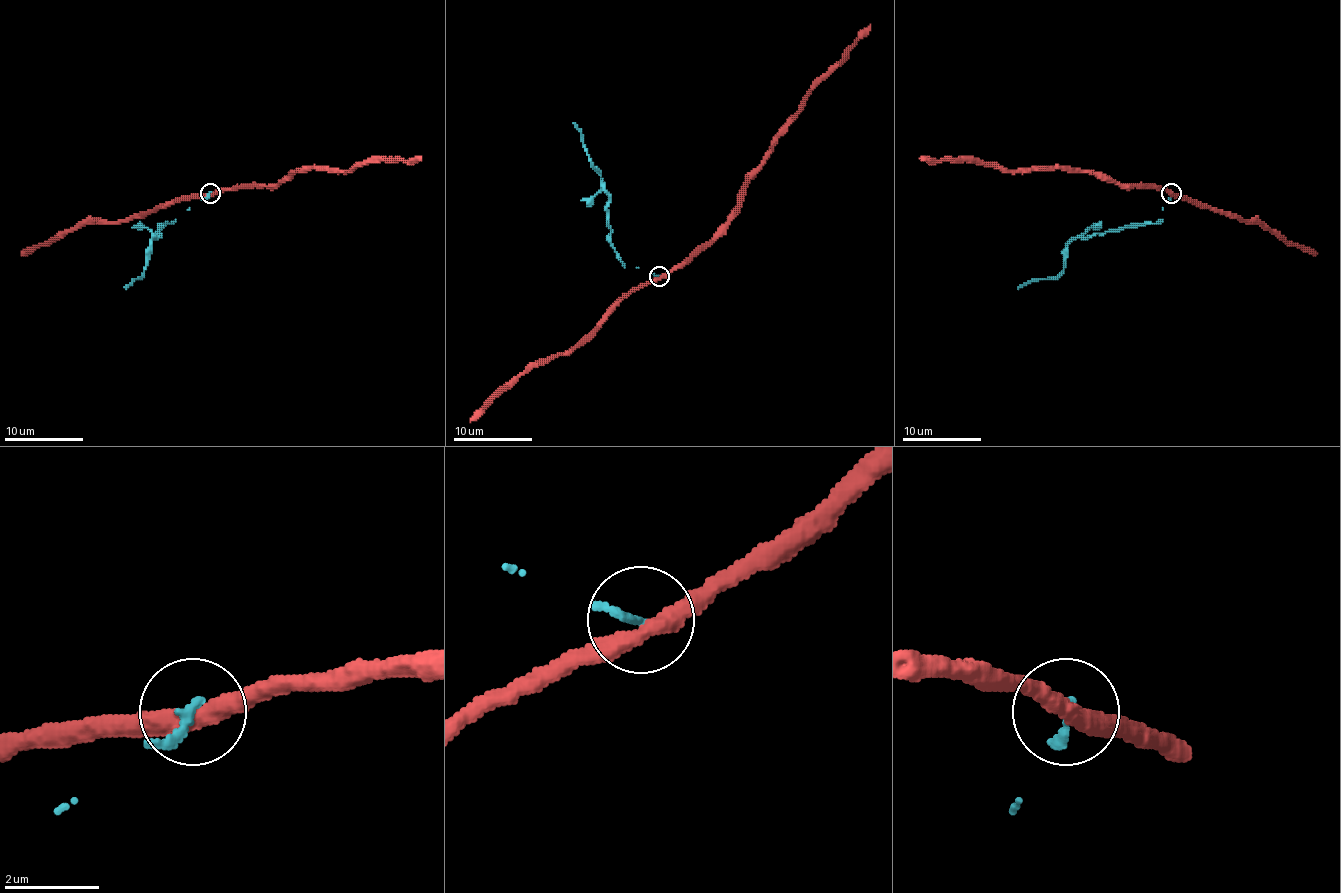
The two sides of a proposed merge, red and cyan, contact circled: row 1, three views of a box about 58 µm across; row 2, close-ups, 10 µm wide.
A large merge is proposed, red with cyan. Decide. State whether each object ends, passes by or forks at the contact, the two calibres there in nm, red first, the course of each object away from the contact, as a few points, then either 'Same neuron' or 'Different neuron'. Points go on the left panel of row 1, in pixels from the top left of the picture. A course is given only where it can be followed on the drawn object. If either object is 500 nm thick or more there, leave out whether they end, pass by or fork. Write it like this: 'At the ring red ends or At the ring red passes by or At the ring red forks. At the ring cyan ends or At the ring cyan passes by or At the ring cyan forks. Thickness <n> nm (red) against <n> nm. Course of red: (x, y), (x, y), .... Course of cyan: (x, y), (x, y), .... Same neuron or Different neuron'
At the ring red passes by. At the ring cyan ends. Thickness 400 nm (red) against 200 nm. Course of red: (209, 194), (274, 186), (290, 172), (314, 168), (350, 170), (354, 166), (381, 160), (421, 158). Course of cyan: (209, 194), (162, 227), (160, 235), (154, 237), (150, 245), (148, 265), (140, 277), (124, 287). Different neuron

